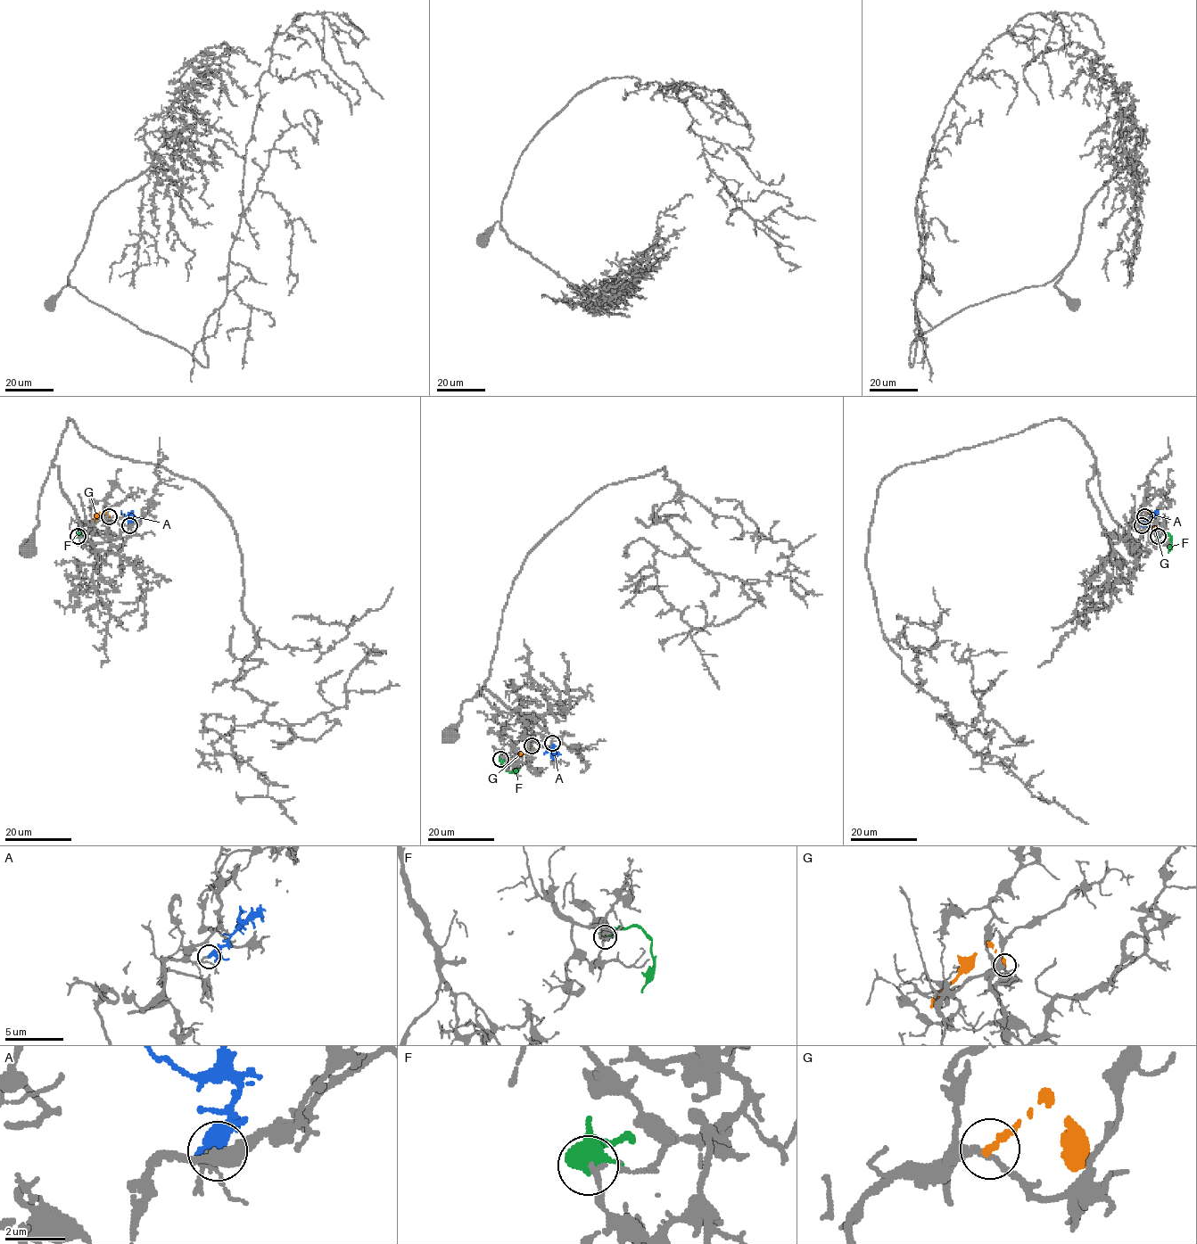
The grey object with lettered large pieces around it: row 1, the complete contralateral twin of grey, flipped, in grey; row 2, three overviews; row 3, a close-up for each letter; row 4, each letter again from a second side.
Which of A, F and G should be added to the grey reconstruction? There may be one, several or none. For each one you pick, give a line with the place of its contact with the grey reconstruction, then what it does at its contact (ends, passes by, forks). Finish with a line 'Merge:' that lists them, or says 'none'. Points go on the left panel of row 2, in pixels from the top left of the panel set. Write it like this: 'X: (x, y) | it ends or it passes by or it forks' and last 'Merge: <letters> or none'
A: (129, 525) | it forks
Merge: A

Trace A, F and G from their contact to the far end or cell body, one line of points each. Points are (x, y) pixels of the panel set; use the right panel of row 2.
A: (1142, 525), (1150, 517), (1151, 510)
F: (1158, 536), (1167, 533), (1171, 538), (1168, 552)
G: (1144, 517), (1150, 511), (1159, 529)

